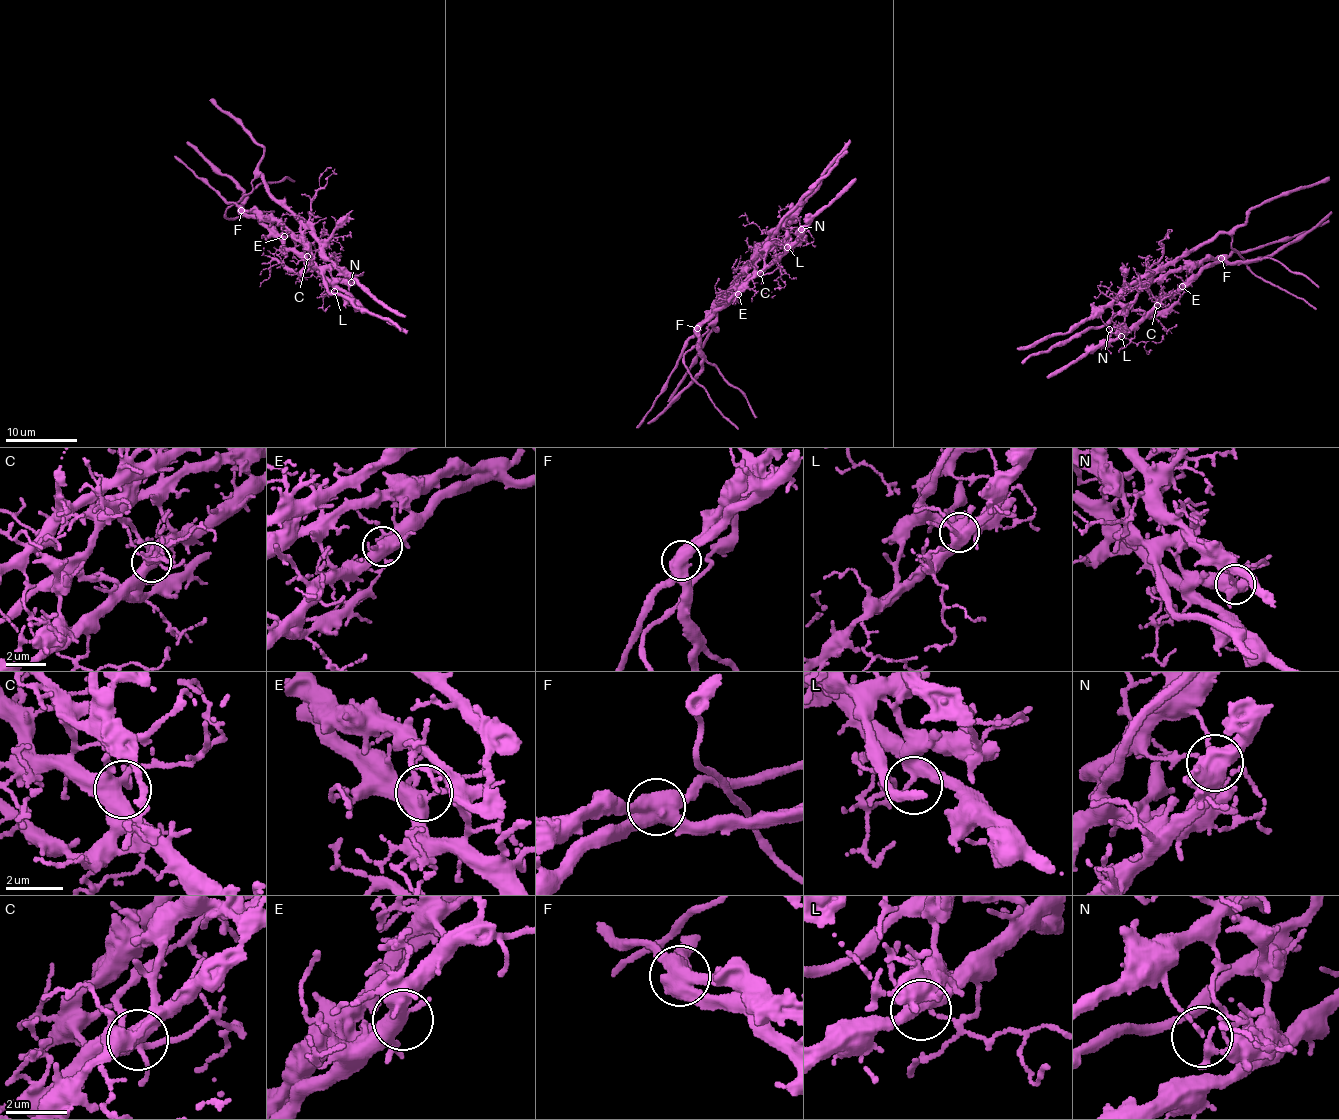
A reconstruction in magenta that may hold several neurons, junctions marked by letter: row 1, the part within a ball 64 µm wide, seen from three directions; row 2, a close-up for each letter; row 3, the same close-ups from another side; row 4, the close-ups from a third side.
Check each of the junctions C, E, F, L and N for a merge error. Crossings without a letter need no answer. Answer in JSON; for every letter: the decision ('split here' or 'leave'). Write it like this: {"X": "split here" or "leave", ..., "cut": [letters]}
{"C": "leave", "E": "leave", "F": "split here", "L": "leave", "N": "split here", "cut": ["F", "N"]}

